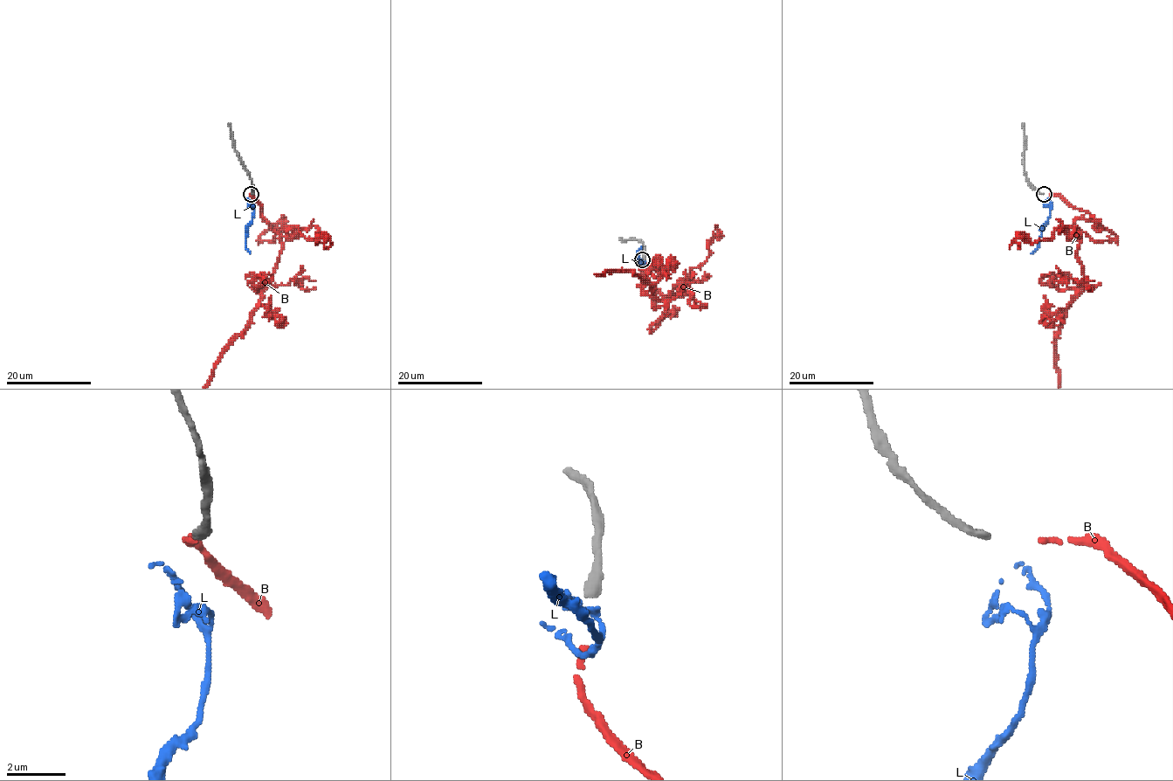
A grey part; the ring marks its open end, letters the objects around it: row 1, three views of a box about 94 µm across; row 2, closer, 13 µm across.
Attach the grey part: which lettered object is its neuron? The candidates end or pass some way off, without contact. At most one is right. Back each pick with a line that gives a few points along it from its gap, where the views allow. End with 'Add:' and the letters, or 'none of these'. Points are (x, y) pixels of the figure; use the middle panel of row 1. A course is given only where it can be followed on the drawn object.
Add: B

